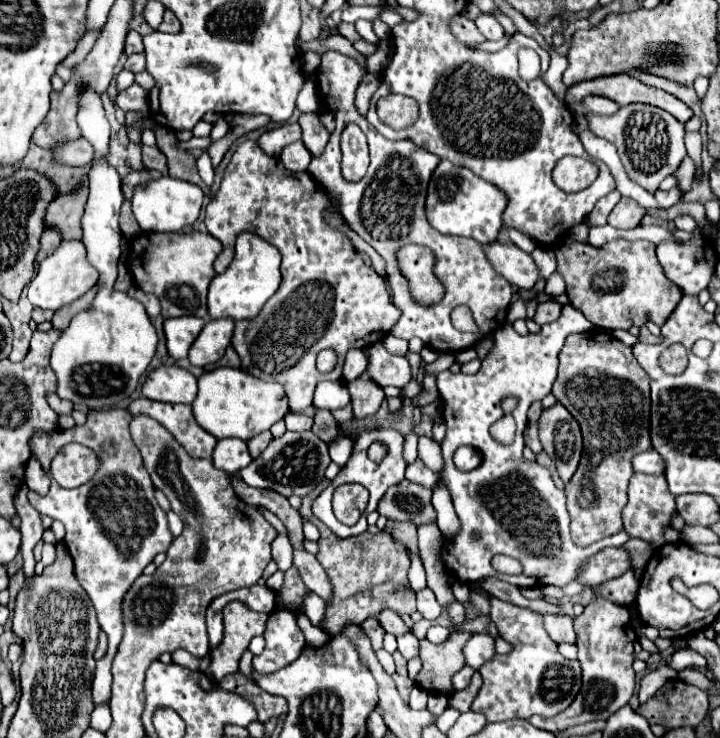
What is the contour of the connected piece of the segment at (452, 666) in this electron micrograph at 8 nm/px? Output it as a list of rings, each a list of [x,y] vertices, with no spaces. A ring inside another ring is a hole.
[[[452,633],[448,641],[434,645],[428,639],[420,641],[420,657],[422,657],[422,669],[416,675],[416,683],[430,691],[430,693],[442,693],[450,697],[452,691],[452,675],[458,673],[464,667],[462,647],[470,639],[470,633]]]

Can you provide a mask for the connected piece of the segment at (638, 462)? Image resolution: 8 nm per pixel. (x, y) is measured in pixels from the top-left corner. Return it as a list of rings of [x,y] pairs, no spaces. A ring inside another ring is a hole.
[[[644,451],[632,459],[632,467],[636,473],[660,475],[664,471],[664,461],[656,451]]]

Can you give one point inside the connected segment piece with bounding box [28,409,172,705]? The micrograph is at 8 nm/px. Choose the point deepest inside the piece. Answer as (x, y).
(114, 528)

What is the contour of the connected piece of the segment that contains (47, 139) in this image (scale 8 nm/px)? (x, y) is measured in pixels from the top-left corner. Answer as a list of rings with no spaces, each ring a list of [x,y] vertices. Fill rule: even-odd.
[[[70,79],[62,91],[52,91],[50,111],[40,127],[32,135],[32,143],[50,149],[56,141],[68,141],[80,137],[80,127],[76,123],[76,79]]]

